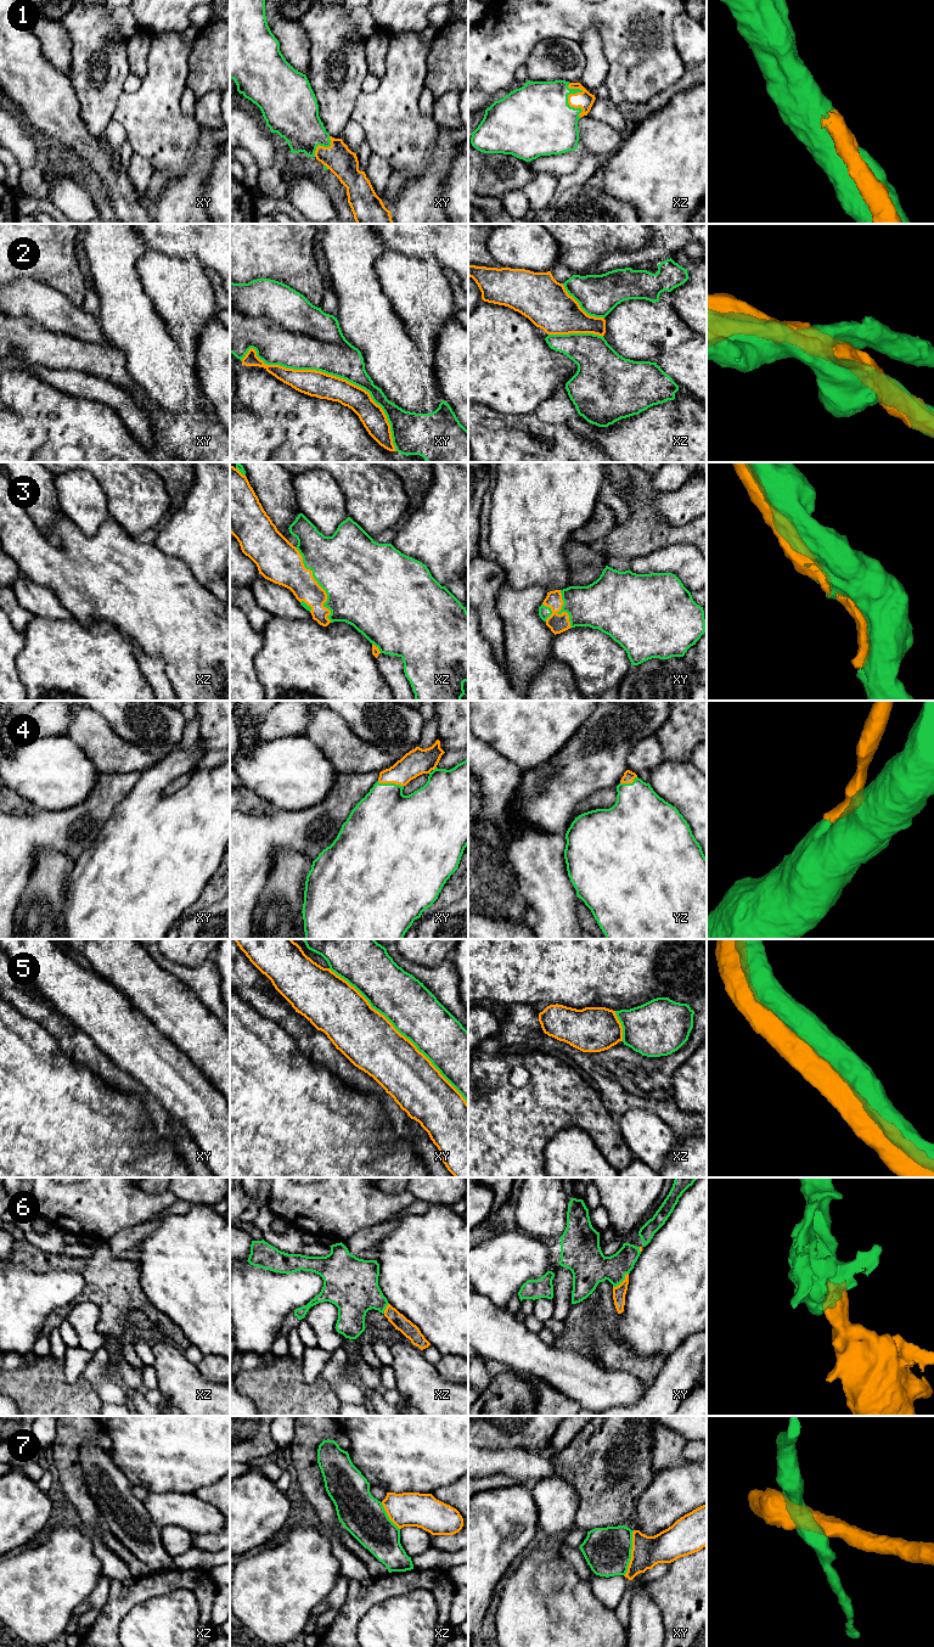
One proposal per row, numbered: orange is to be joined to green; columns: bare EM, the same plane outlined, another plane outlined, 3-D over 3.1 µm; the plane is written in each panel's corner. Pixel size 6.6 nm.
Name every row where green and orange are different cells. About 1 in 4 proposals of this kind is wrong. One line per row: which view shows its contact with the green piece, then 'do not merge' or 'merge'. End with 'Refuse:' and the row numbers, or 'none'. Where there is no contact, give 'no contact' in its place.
1: meets green in xz; merge
2: meets green in xy; do not merge
3: meets green in xz; merge
4: meets green in xy; merge
5: meets green in xy; merge
6: meets green in xy; merge
7: meets green in xy; do not merge
Refuse: 2, 7

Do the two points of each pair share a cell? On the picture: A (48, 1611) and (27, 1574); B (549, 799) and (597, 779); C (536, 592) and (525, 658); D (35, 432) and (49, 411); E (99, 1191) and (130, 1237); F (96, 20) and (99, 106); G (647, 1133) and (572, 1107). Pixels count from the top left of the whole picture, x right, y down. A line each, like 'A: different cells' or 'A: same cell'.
A: same cell
B: same cell
C: same cell
D: different cells
E: different cells
F: same cell
G: different cells

